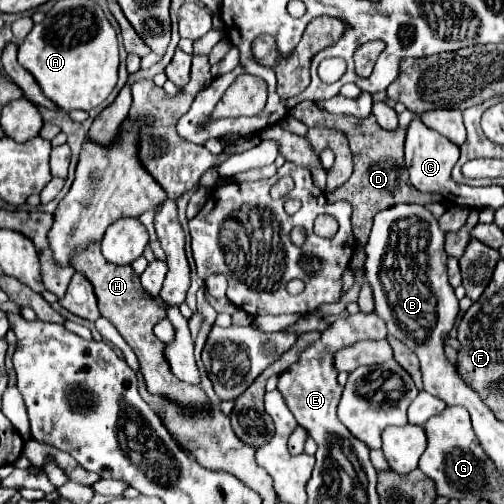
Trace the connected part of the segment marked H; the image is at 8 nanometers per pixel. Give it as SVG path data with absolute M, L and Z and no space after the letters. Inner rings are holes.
M99 242L89 244L83 252L79 252L79 256L71 260L71 266L75 268L75 272L79 270L93 284L101 316L111 320L113 326L119 330L119 334L125 338L125 342L133 348L141 364L141 374L145 376L149 392L163 394L181 406L195 406L195 408L207 406L209 400L201 388L195 388L193 384L183 384L181 380L175 380L175 376L171 374L171 368L165 360L165 344L153 334L153 326L165 318L165 304L163 300L153 298L147 292L143 292L139 276L133 272L133 268L107 262L101 254Z

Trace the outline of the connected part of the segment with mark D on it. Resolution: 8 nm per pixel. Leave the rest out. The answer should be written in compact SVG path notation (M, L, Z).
M299 102L291 114L303 122L307 128L331 128L331 130L339 130L347 136L349 148L353 152L353 162L355 162L355 170L353 176L341 186L337 188L333 194L329 194L329 200L347 200L353 206L353 236L355 240L363 246L367 244L367 236L371 232L371 224L373 224L373 216L375 212L389 208L393 204L431 204L431 202L441 202L439 194L421 194L419 190L413 188L405 162L403 162L403 140L405 140L405 130L397 128L397 132L387 132L383 128L379 128L375 116L371 114L365 120L357 120L355 116L349 114L329 114L325 110L319 110L313 102Z

